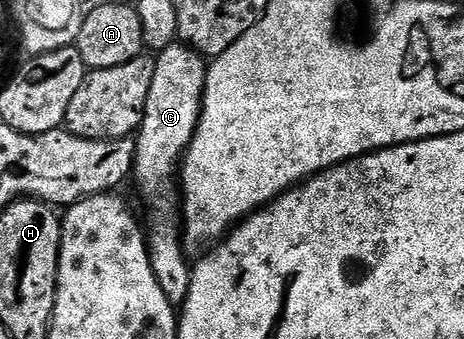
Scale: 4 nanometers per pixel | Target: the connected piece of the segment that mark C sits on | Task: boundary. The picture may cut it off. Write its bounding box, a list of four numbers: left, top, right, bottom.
[131,41,206,305]

